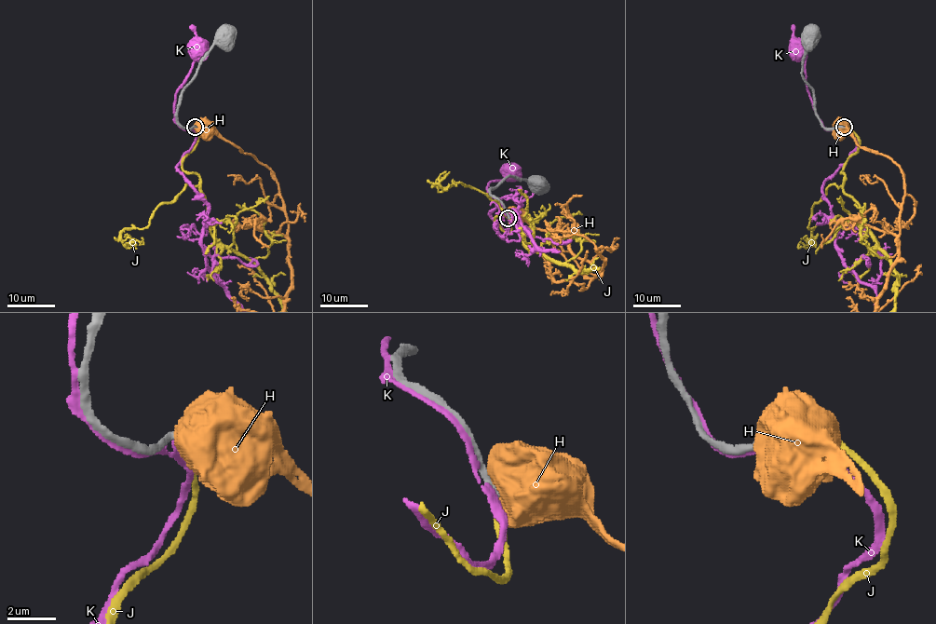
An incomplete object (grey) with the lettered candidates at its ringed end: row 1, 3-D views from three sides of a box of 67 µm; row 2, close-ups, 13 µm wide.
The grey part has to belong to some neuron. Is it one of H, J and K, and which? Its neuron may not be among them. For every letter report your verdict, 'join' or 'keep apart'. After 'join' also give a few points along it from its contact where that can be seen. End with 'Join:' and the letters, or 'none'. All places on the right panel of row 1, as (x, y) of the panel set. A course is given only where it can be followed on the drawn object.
H: keep apart
J: join
K: keep apart
Join: J

